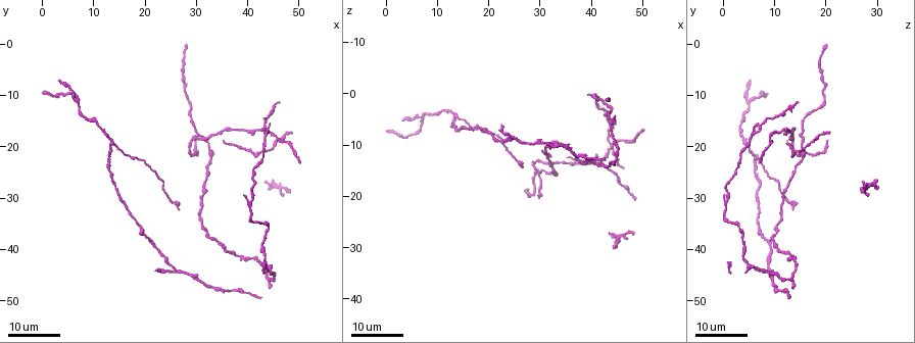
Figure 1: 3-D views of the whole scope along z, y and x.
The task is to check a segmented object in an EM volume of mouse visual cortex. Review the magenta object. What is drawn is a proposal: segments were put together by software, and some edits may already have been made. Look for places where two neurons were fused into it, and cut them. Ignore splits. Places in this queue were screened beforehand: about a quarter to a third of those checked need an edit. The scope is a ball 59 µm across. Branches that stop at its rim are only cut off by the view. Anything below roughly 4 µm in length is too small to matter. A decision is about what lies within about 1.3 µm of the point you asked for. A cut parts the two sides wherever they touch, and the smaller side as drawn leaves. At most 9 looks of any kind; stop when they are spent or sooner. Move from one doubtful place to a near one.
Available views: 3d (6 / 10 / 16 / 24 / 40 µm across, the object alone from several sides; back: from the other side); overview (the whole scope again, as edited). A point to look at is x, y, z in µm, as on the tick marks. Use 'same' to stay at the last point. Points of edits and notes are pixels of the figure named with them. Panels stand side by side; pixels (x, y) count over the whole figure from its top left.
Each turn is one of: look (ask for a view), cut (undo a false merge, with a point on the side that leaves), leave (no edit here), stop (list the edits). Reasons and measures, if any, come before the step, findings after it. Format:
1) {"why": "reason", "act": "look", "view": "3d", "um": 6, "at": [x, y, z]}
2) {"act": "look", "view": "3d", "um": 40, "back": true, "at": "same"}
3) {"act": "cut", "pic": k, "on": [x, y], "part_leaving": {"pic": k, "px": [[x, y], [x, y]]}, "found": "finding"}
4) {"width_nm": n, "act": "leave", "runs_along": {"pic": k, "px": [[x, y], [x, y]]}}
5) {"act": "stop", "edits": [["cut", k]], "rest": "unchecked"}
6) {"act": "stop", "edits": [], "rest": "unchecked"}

{"why": "two arms in line, one across", "act": "look", "view": "3d", "um": 16, "at": [26.0, 44.5, 9.0]}

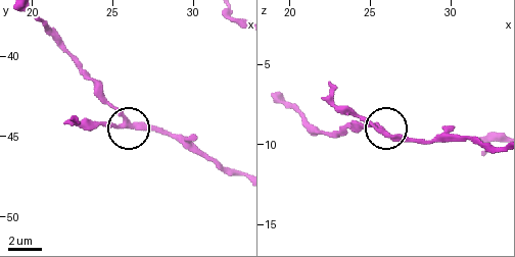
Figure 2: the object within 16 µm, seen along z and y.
{"act": "look", "view": "3d", "um": 6, "at": [25.7, 44.1, 9.2]}

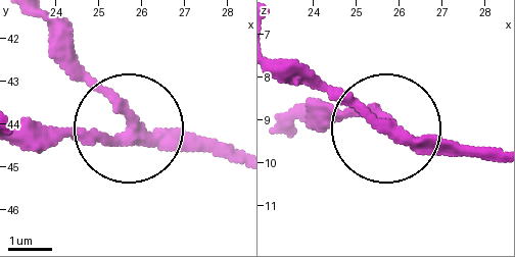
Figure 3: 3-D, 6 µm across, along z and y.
{"act": "look", "view": "3d", "um": 6, "back": true, "at": [25.70, 44.10, 9.15]}

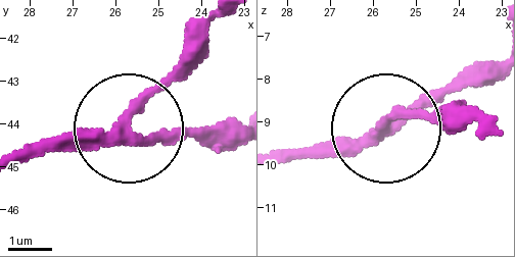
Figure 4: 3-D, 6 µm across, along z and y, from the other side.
{"arms": 3, "act": "leave", "runs_along": {"pic": 4, "px": [[22, 161], [133, 133], [217, 136]]}, "found": "one neuron here"}

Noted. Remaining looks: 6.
{"why": "three-way junction", "act": "look", "view": "3d", "um": 24, "at": [30.5, 17.5, 15.0]}

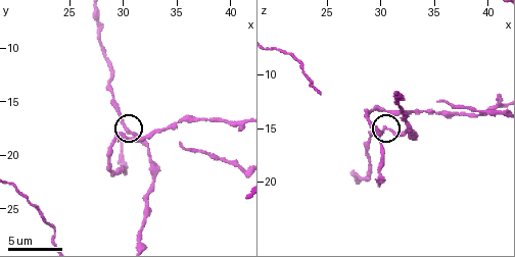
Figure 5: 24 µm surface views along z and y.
{"why": "zoom in", "act": "look", "view": "3d", "um": 6, "at": [30.2, 17.6, 15.2]}

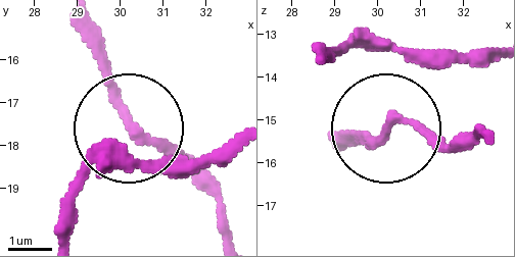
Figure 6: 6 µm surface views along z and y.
{"act": "leave", "found": "all the same neuron"}

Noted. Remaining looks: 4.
{"act": "look", "view": "3d", "um": 16, "at": [14.5, 20.0, 4.0]}

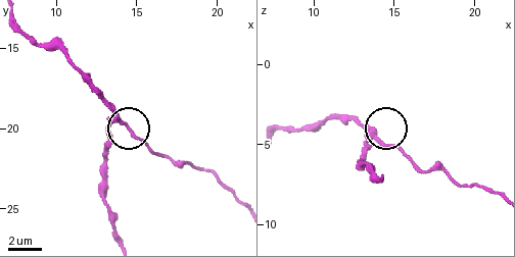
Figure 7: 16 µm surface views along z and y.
{"act": "look", "view": "3d", "um": 10, "at": [13.9, 19.6, 4.7]}

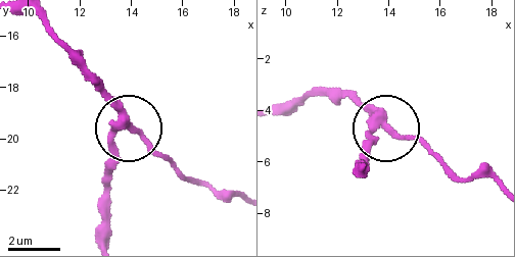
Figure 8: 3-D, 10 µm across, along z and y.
{"width_nm": 290, "act": "cut", "pic": 8, "on": [157, 152], "part_leaving": {"pic": 8, "px": [[129, 124], [192, 180], [238, 193]]}, "found": "a second neuron is stuck on"}

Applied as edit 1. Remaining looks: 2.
{"act": "stop", "edits": [["cut", 8]], "rest": "unchecked"}

